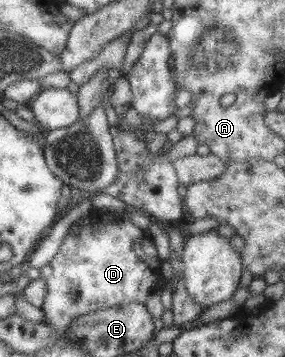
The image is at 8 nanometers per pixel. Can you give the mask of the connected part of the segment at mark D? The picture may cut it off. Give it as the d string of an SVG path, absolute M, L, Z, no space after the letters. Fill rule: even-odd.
M125 207L124 210L106 210L106 209L95 209L91 208L87 216L80 218L75 223L73 223L68 229L68 234L66 235L64 241L61 244L60 251L52 258L52 260L45 264L39 269L34 275L42 277L48 285L49 293L47 294L45 303L42 305L43 311L45 312L44 323L50 325L52 329L56 329L59 332L60 329L67 333L74 321L77 321L82 315L91 313L101 309L109 309L111 307L118 307L119 305L124 305L127 303L133 303L137 301L139 303L147 303L147 297L149 293L153 293L159 287L159 277L161 277L161 257L159 257L159 251L157 251L157 243L153 241L148 230L143 230L141 227L137 227L127 213ZM72 291L76 291L78 294L77 299L71 298Z

